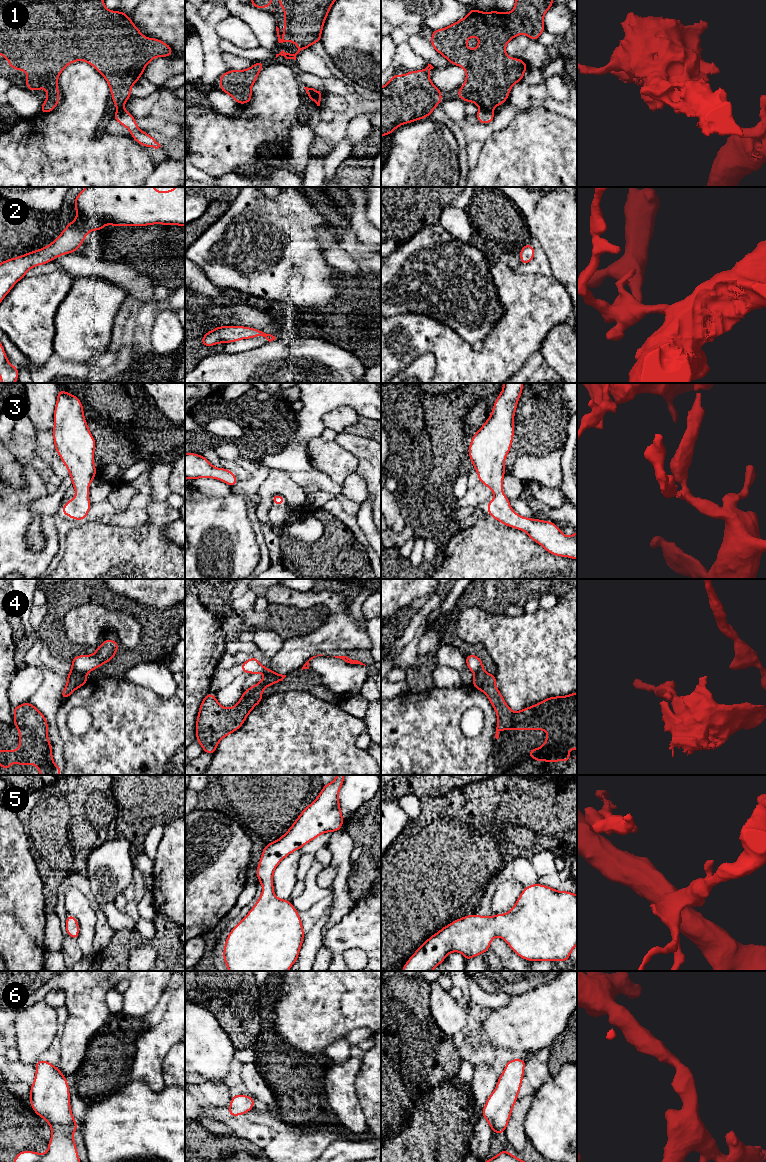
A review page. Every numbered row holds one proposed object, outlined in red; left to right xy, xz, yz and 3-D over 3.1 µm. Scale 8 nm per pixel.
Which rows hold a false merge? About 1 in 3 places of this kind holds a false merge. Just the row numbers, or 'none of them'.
1, 4

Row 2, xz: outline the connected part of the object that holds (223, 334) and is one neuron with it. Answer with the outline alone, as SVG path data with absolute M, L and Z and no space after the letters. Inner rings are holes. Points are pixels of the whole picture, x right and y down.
M219 326L206 332L200 342L206 347L211 347L217 343L231 343L242 339L250 339L258 336L265 337L269 342L275 340L275 336L266 334L259 329L244 326Z

